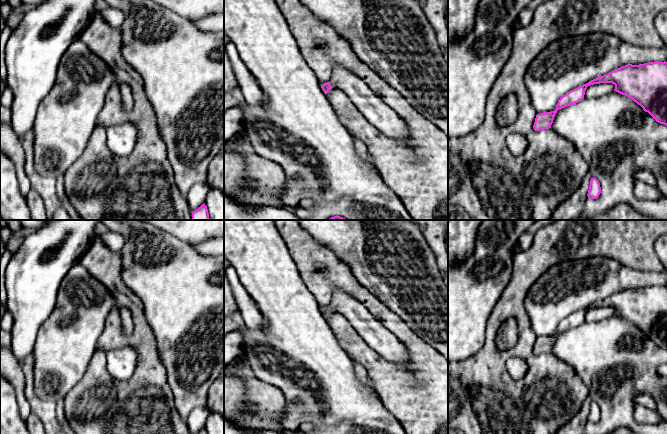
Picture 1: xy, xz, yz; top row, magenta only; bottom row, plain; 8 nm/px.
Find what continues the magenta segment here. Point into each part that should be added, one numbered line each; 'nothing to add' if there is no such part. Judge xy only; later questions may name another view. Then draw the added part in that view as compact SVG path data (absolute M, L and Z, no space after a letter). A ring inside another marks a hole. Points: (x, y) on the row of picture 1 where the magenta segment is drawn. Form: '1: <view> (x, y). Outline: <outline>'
nothing to add

